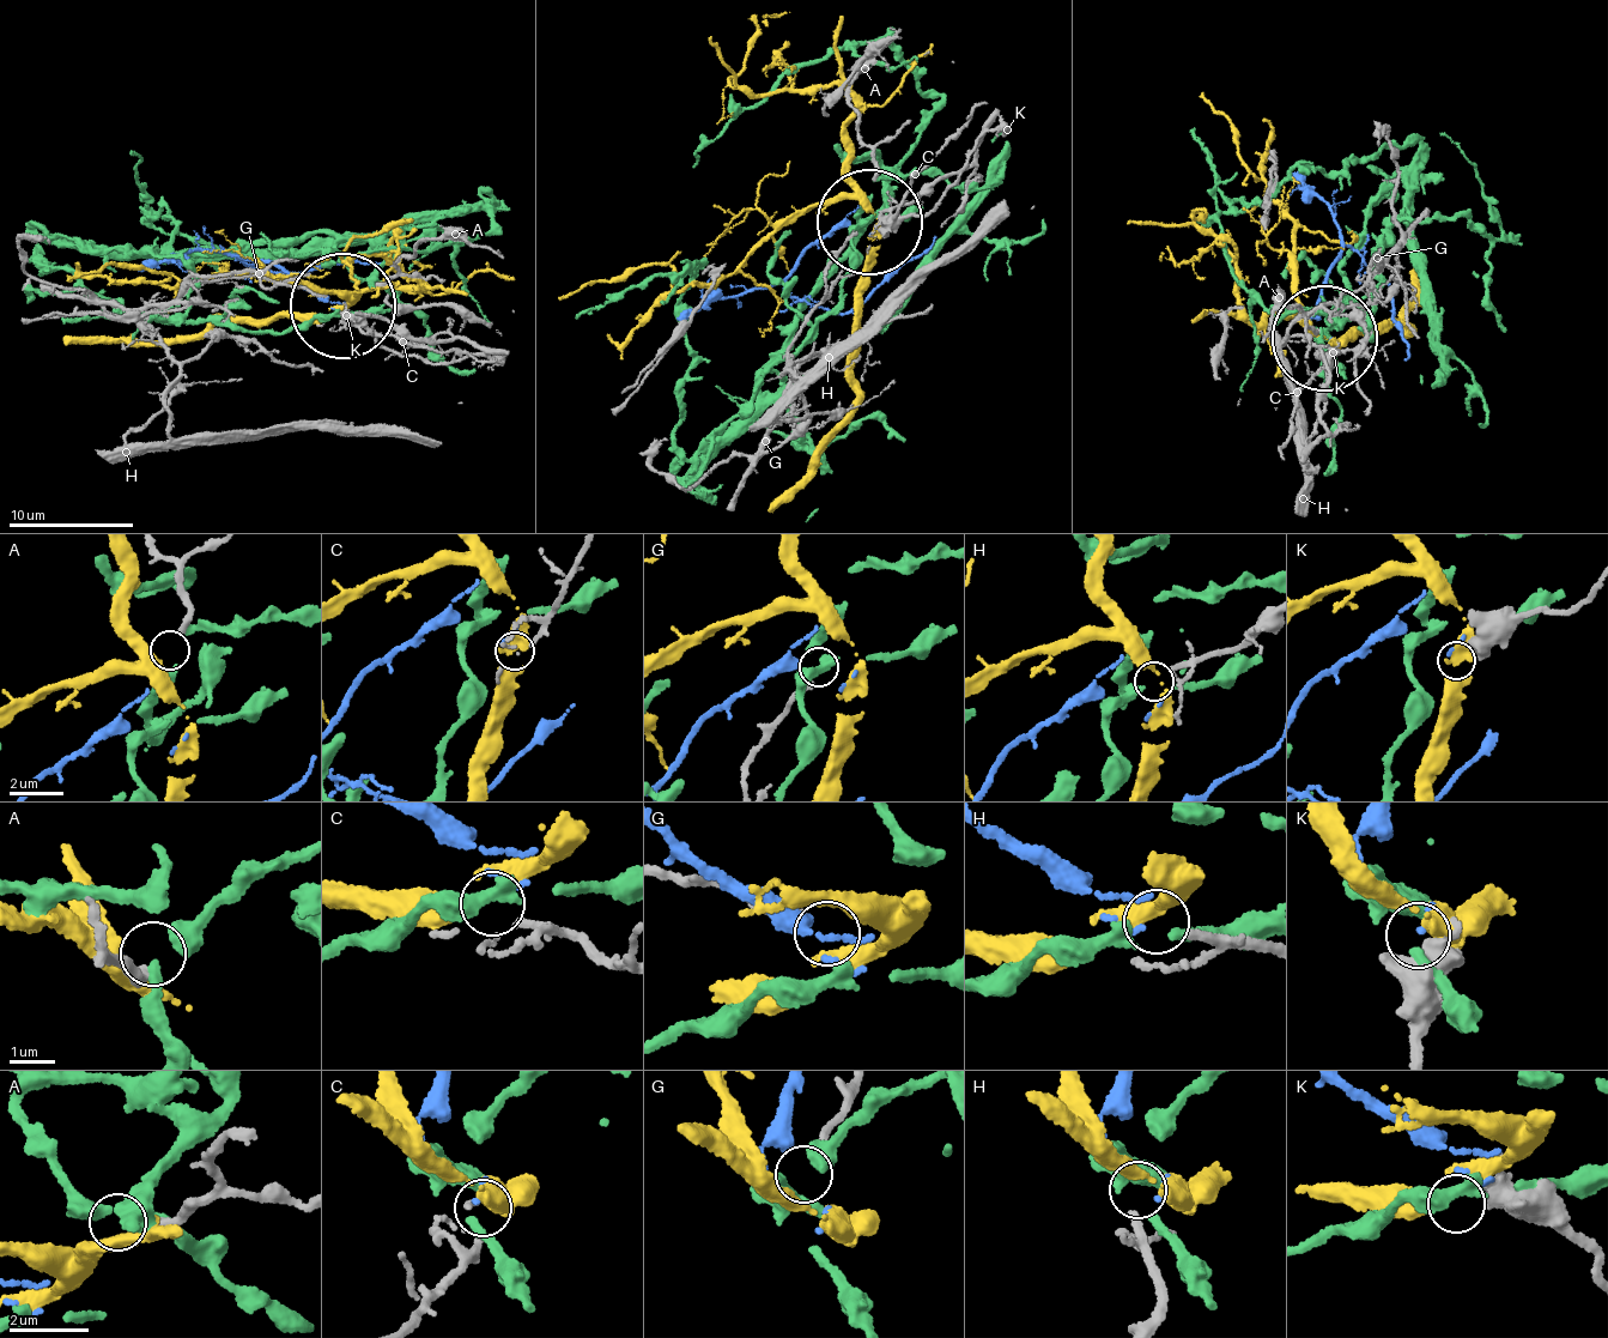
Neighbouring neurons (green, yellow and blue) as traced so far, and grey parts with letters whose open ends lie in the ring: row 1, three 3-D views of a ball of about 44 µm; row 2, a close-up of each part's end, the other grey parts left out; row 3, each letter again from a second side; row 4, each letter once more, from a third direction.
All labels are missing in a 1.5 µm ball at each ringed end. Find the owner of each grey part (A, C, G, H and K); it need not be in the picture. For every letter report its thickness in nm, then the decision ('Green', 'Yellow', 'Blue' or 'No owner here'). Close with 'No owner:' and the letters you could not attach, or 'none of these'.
A: Thickness 240 nm. No owner here
C: Thickness 130 nm. Yellow
G: Thickness 190 nm. No owner here
H: Thickness 120 nm. Blue
K: Thickness 480 nm. No owner here
No owner: A, G, K

